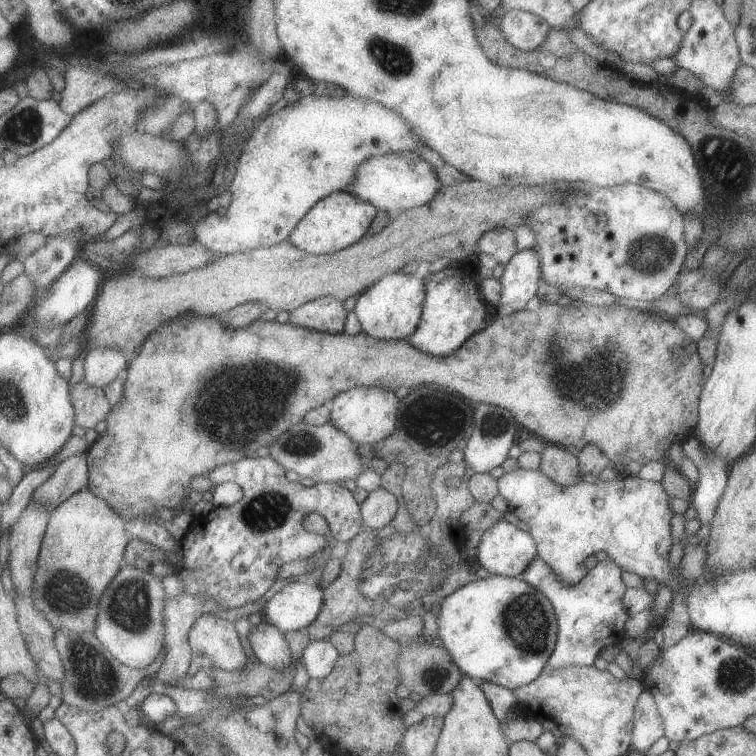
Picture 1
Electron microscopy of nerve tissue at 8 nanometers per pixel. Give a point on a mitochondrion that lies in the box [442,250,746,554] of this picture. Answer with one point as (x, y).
(604, 372)

